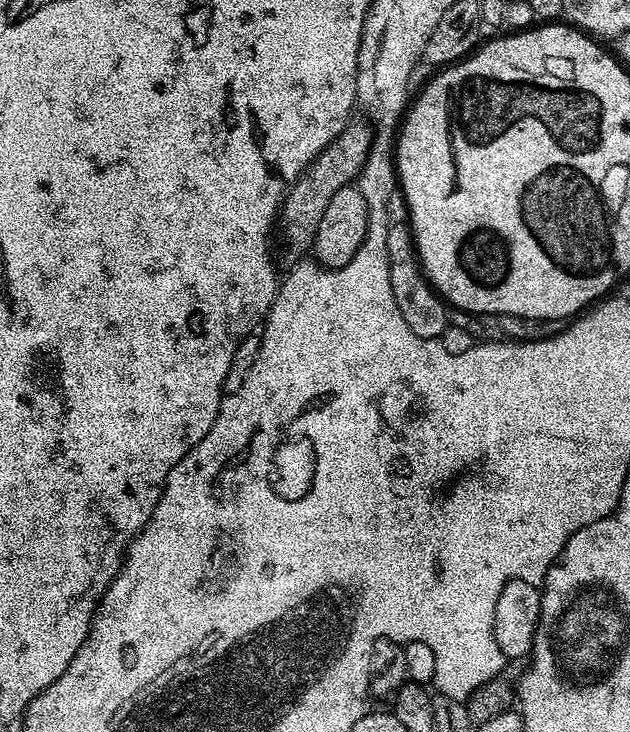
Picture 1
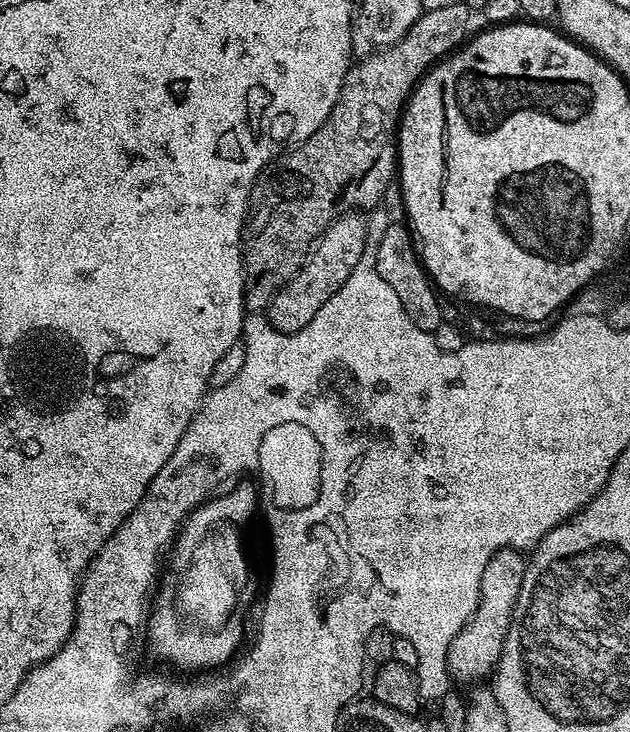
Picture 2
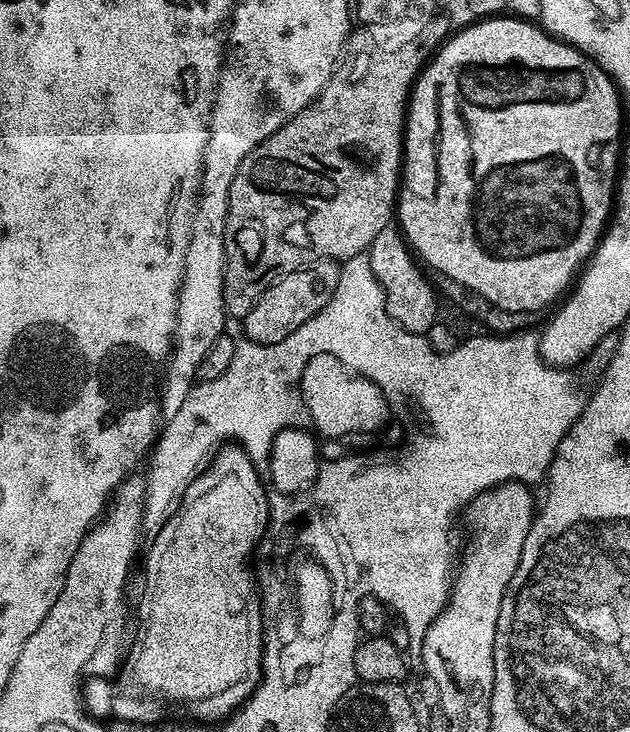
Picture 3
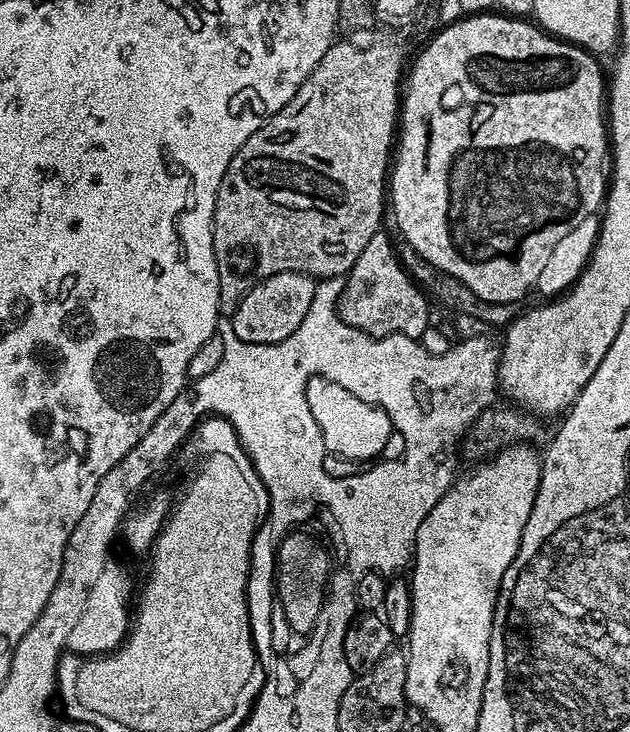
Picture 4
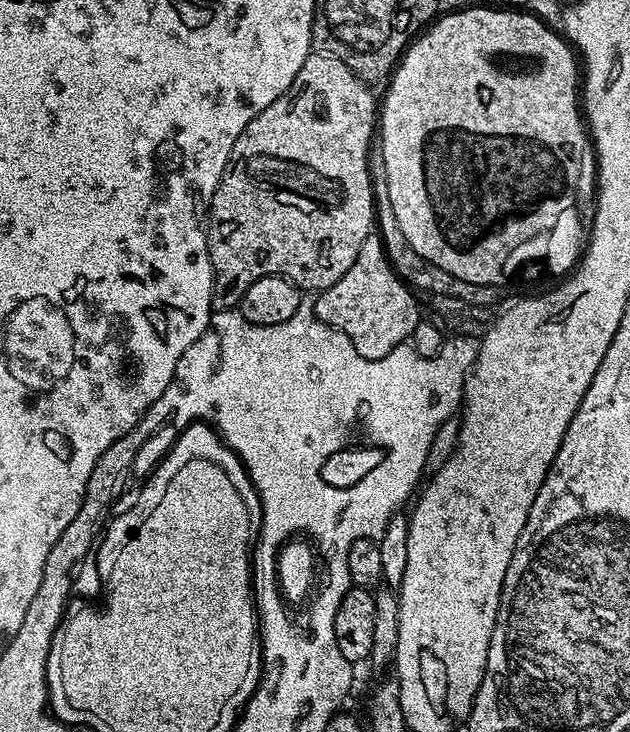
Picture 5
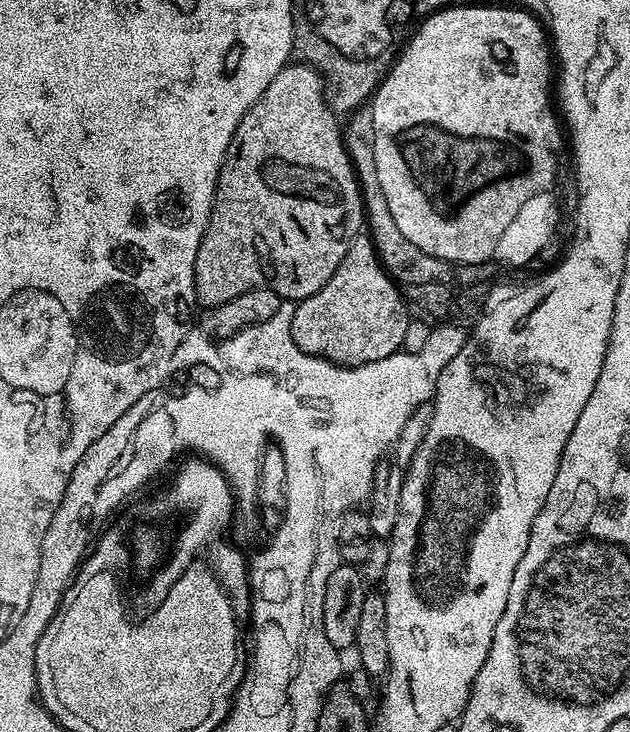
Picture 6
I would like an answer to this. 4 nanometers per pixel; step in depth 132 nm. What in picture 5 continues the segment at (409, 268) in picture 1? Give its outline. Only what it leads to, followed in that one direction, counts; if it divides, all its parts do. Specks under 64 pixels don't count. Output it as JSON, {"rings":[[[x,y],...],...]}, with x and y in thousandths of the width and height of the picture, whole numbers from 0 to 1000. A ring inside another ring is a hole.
{"rings":[[[597,320],[575,331],[562,363],[556,363],[530,391],[516,393],[500,408],[505,436],[549,456],[549,462],[562,467],[568,484],[583,492],[613,489],[613,484],[637,474],[670,436],[670,421],[656,395],[629,376],[610,344],[610,331]]]}

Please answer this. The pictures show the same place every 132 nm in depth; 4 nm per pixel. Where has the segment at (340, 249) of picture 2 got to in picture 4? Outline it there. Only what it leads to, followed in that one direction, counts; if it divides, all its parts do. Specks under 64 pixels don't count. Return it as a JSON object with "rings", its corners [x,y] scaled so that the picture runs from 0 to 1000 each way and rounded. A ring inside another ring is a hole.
{"rings":[[[443,372],[411,383],[370,423],[365,454],[378,456],[381,466],[398,470],[448,467],[471,451],[479,434],[486,434],[486,423],[492,423],[492,413],[498,413],[502,391],[503,384],[497,378],[478,372]]]}

